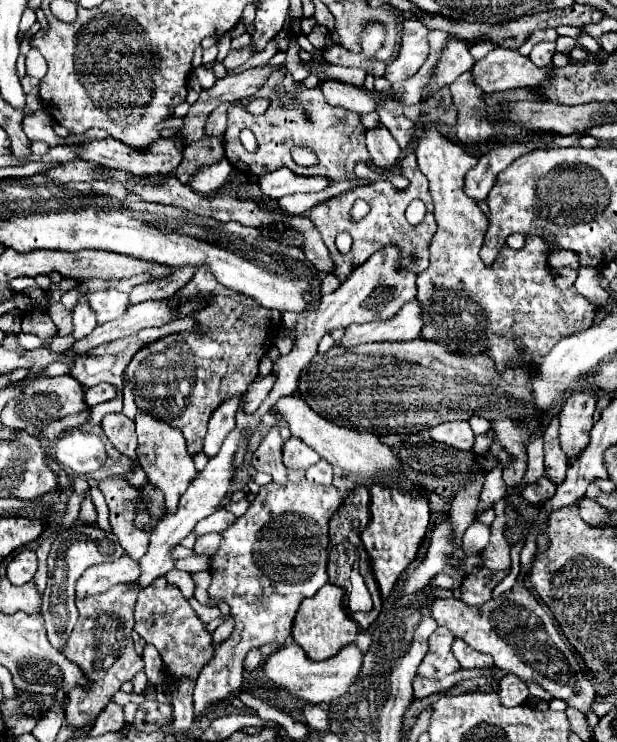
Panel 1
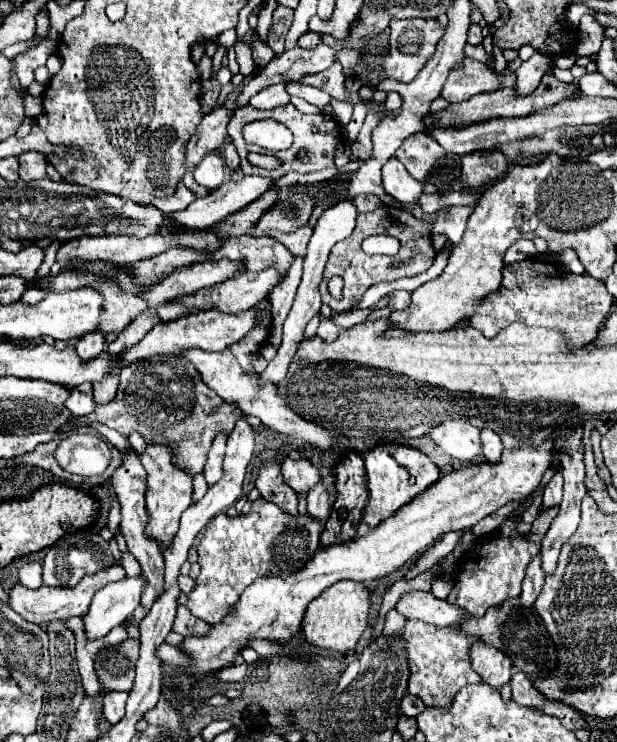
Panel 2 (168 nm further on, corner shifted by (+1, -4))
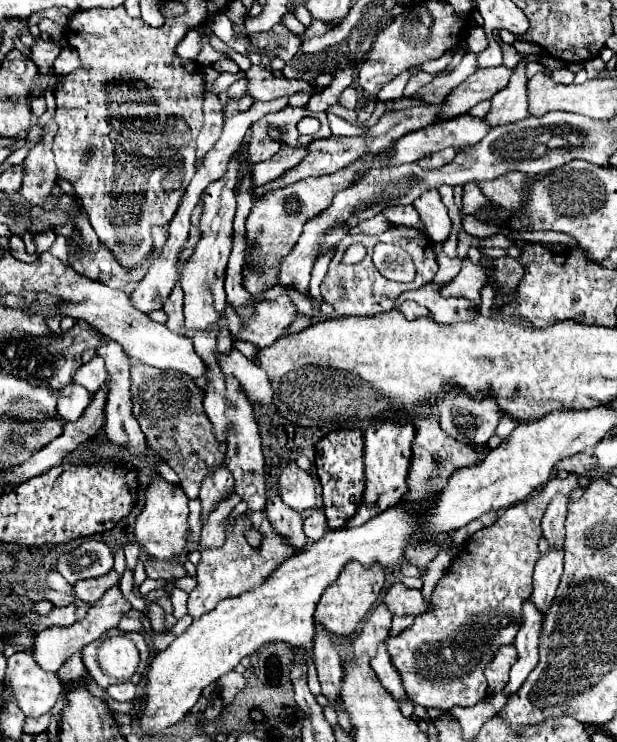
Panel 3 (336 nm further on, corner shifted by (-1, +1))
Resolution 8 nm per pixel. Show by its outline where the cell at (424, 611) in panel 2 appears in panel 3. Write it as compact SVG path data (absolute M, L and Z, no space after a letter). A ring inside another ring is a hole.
M394 583L386 595L384 603L388 605L392 615L422 615L432 611L432 603L424 601L424 595L420 589L408 589L402 583Z

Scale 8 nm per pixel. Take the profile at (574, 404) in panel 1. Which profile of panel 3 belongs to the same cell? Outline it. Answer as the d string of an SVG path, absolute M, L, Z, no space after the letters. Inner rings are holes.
M550 547L548 553L544 553L534 569L534 591L532 591L532 601L540 611L548 611L552 605L552 599L556 595L556 587L562 575L562 559L564 559L564 549Z

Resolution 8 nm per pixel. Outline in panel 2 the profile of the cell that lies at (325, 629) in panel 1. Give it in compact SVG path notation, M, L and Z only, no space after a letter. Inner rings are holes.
M342 580L330 588L326 588L316 600L308 604L302 634L306 640L320 648L332 648L336 652L346 652L356 648L362 632L368 626L368 610L370 610L370 588L364 582Z

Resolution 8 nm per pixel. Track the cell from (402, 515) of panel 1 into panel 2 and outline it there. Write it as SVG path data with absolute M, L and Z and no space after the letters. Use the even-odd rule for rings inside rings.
M380 444L368 452L362 454L364 458L364 466L366 466L366 484L368 484L368 504L364 508L364 516L362 516L362 524L358 526L358 534L366 534L372 528L376 528L382 520L386 520L388 516L392 516L402 504L410 502L416 494L420 494L422 490L426 490L430 484L434 484L440 478L440 470L438 466L424 456L422 452L410 448L410 446L402 446L402 444Z

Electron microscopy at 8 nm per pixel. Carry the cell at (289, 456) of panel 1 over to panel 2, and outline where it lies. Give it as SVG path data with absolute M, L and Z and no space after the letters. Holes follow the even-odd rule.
M286 458L284 464L282 464L282 476L284 476L284 482L296 494L310 492L316 486L316 482L320 480L318 468L310 460L306 460L306 458L302 458L302 460Z

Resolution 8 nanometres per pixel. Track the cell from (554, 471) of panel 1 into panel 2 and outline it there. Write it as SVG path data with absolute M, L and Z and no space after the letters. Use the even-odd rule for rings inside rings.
M556 472L556 476L544 488L544 502L542 502L544 510L550 510L562 502L562 484L564 484L562 476L560 472Z

